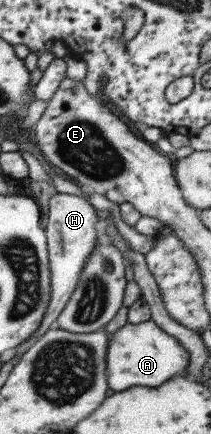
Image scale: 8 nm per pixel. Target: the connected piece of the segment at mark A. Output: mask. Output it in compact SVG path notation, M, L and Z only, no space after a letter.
M153 320L132 324L127 322L110 333L107 340L105 352L105 376L107 377L108 389L113 392L121 392L127 388L139 387L159 387L171 377L187 376L188 355L184 347L171 335L167 335L159 329Z

